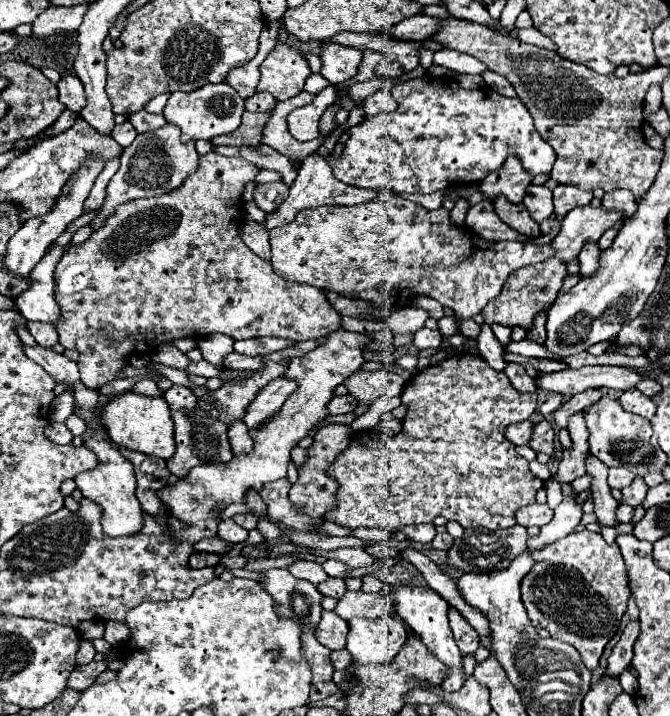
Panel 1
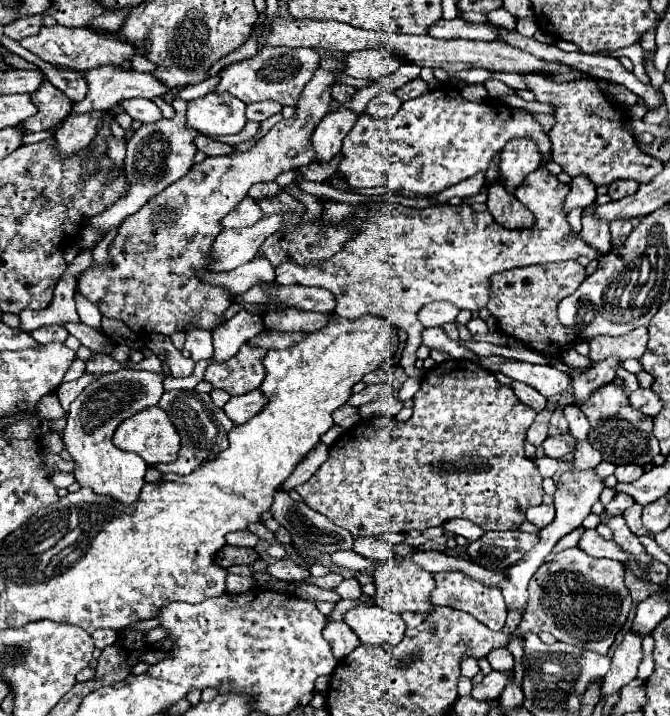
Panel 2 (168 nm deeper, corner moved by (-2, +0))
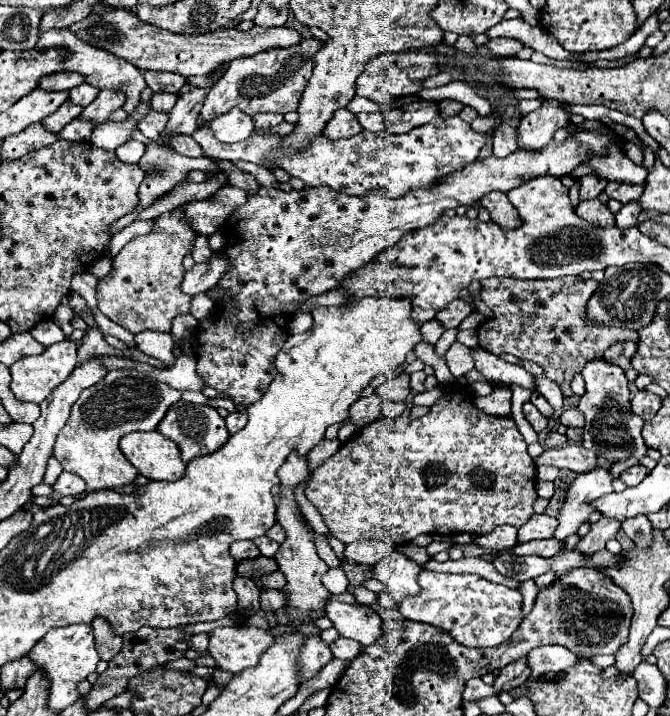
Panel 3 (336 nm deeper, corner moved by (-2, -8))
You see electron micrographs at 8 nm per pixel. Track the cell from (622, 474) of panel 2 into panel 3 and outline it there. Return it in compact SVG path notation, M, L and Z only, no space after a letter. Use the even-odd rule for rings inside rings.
M638 464L638 466L632 466L632 468L628 468L628 470L624 470L622 474L620 474L620 480L626 484L626 486L638 486L646 476L648 476L648 468L644 468L642 464Z

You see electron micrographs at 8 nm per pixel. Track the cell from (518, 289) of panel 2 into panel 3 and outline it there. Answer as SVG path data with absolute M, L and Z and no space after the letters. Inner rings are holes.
M562 276L554 280L518 280L518 278L488 278L482 282L480 298L482 302L494 312L494 318L486 320L478 328L478 344L480 348L492 352L492 354L514 354L518 358L526 358L536 362L544 368L544 376L558 382L564 396L572 396L570 382L574 374L578 374L586 362L598 360L610 346L624 340L640 342L638 332L624 330L624 328L600 328L594 324L584 322L584 304L592 296L592 292L598 288L596 280L584 280L580 276Z

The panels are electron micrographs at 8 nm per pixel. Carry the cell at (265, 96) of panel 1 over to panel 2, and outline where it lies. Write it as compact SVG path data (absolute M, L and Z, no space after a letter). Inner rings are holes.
M266 100L266 102L254 102L254 104L248 104L246 108L246 118L248 120L254 120L254 122L262 122L274 114L278 114L282 110L280 104L272 102L272 100Z

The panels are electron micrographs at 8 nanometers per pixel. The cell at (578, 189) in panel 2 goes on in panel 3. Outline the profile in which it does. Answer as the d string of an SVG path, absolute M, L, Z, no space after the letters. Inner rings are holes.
M592 174L582 176L576 182L580 186L580 200L594 200L594 198L598 198L598 194L606 186L606 180L602 180L600 176L592 176Z

